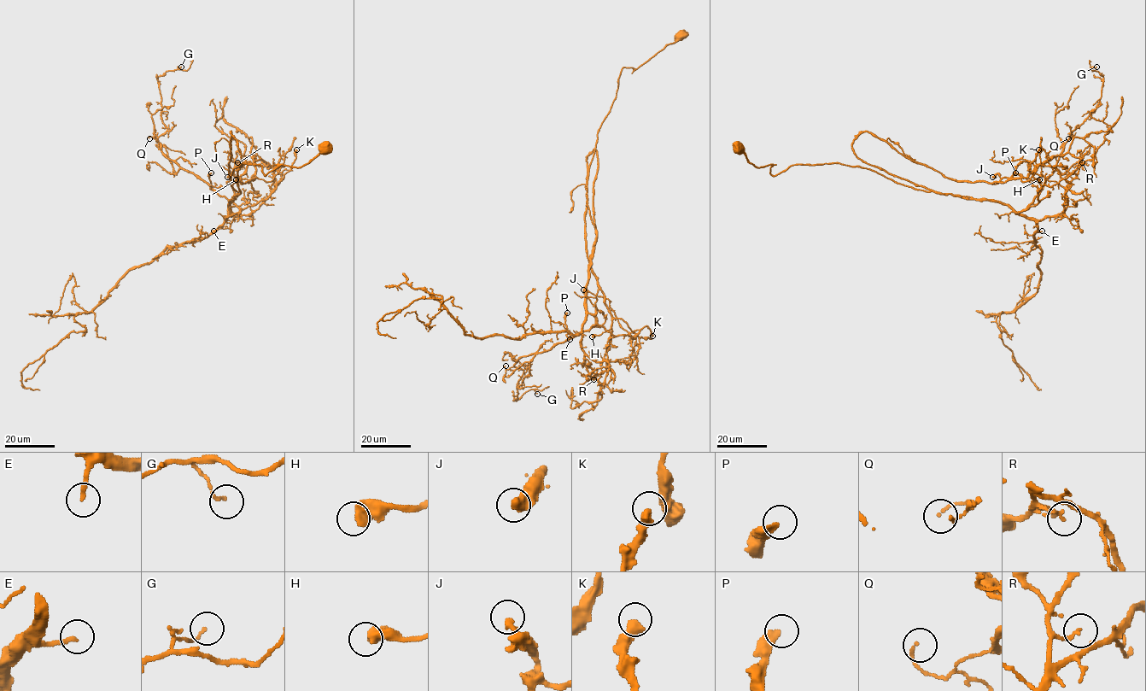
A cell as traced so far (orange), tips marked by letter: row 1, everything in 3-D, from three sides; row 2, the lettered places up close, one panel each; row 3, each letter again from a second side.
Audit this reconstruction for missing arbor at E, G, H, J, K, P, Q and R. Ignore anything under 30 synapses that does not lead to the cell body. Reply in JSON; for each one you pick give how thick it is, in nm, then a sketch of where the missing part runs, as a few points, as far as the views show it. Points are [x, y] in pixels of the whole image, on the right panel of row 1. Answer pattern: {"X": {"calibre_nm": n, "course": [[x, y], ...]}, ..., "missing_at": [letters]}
{"E": {"calibre_nm": 200, "course": [[1042, 231], [1049, 231], [1049, 234], [1069, 241], [1071, 232], [1065, 225]]}, "K": {"calibre_nm": 440, "course": [[1038, 149], [1048, 133], [1047, 124], [1053, 113], [1049, 100], [1055, 93]]}, "missing_at": ["E", "K"]}

